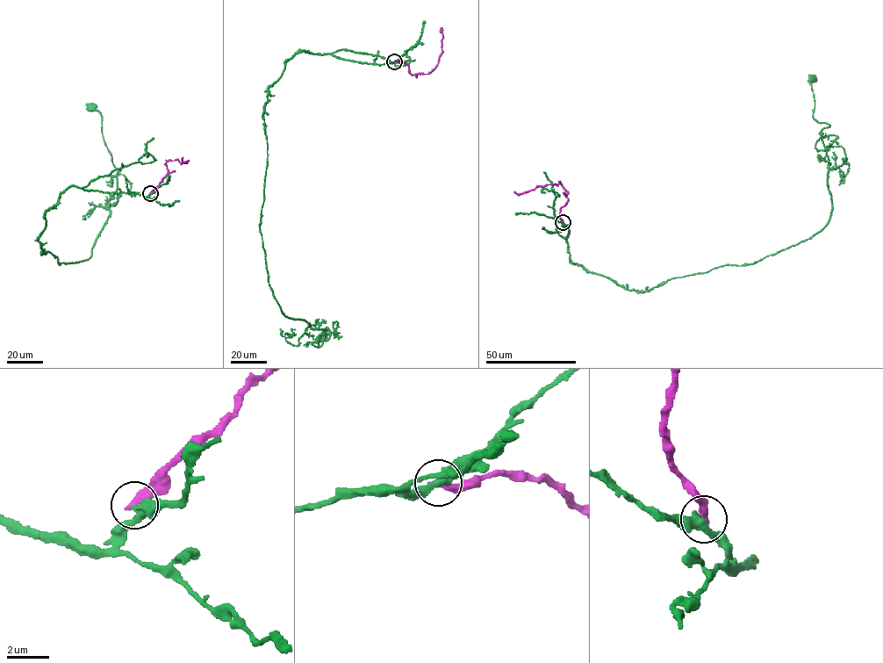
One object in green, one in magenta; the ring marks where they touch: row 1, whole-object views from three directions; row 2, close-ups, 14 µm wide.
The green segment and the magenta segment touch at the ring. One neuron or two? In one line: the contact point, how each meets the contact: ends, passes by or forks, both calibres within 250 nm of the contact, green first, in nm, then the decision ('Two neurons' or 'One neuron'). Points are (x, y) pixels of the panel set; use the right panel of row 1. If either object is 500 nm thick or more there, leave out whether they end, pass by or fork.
Place: (563, 222). At the ring green passes by. At the ring magenta ends. Thickness 360 nm (green) against 400 nm. Two neurons

